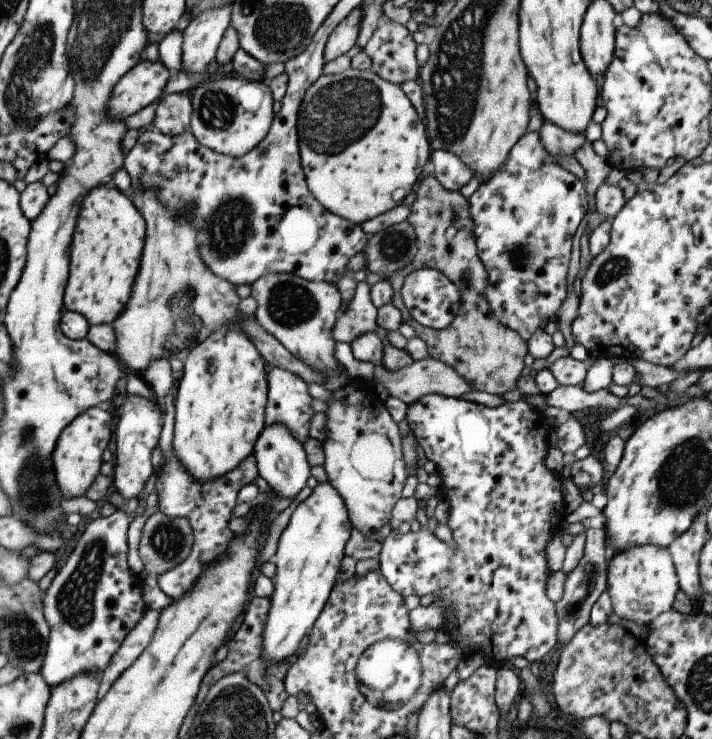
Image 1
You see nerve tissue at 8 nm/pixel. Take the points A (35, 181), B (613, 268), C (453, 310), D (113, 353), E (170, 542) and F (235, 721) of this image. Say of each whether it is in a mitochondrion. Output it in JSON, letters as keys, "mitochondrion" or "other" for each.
{"A":"other","B":"mitochondrion","C":"other","D":"other","E":"mitochondrion","F":"mitochondrion"}

